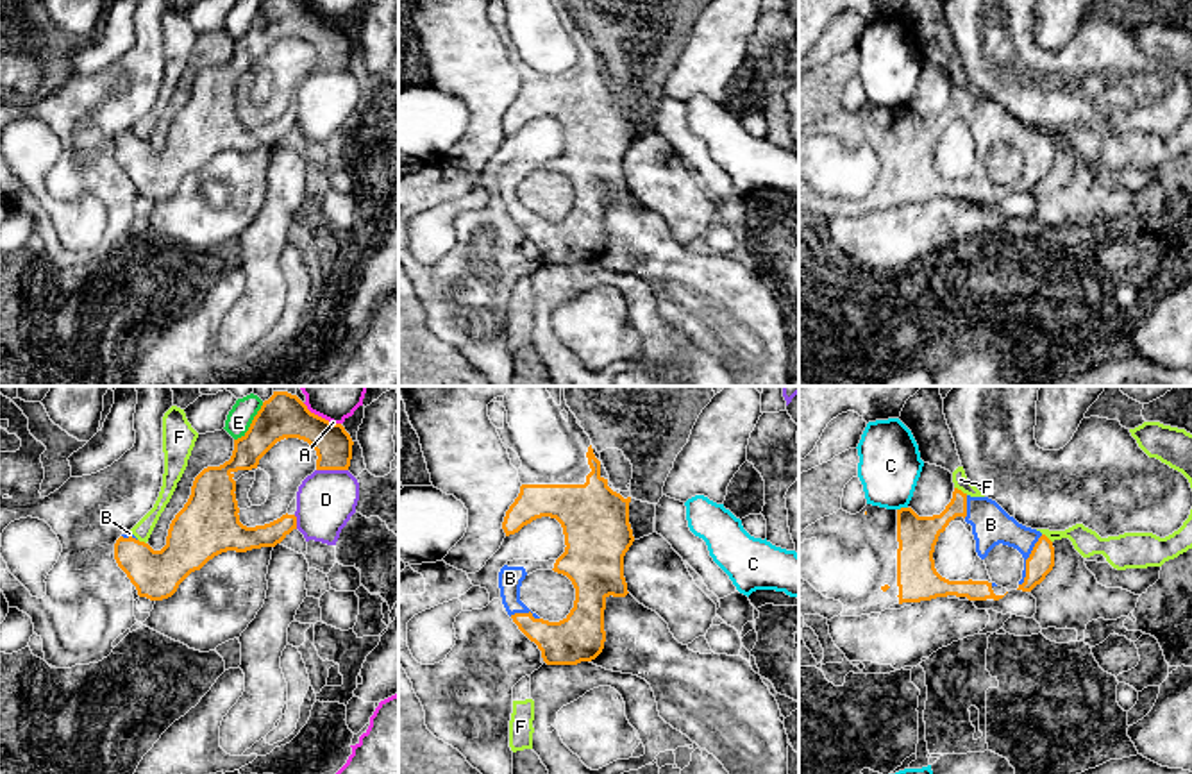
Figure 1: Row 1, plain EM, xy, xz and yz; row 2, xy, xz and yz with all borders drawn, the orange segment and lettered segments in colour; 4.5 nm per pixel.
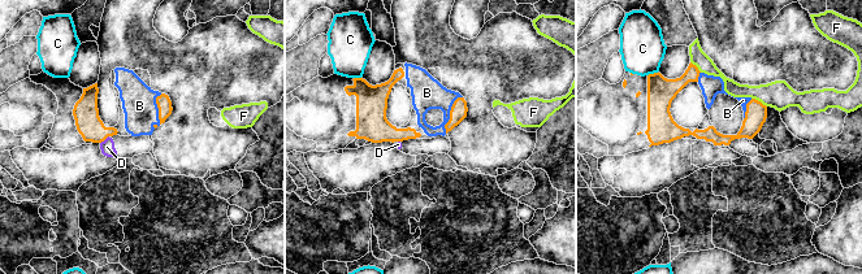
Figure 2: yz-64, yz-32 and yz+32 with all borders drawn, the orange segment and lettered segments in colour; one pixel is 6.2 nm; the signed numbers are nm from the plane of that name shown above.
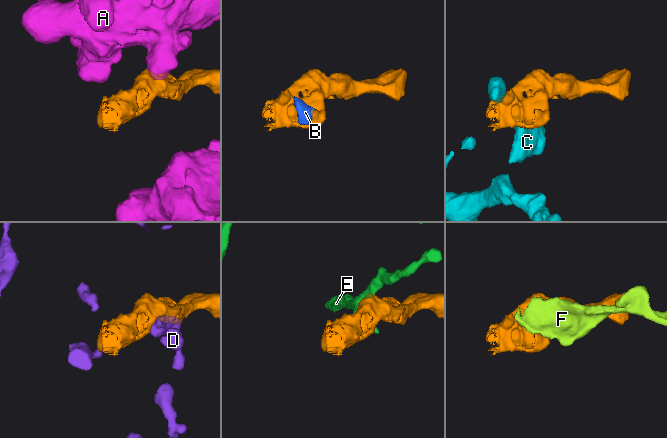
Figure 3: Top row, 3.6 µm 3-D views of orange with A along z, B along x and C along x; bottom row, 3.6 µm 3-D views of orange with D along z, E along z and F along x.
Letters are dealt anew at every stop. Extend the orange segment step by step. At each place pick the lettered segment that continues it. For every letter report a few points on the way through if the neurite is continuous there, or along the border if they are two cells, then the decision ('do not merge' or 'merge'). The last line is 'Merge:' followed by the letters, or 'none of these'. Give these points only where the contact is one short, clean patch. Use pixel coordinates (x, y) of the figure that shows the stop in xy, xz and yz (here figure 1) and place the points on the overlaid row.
A: do not merge
B: merge
C: do not merge
D: do not merge
E: do not merge
F: do not merge
Merge: B

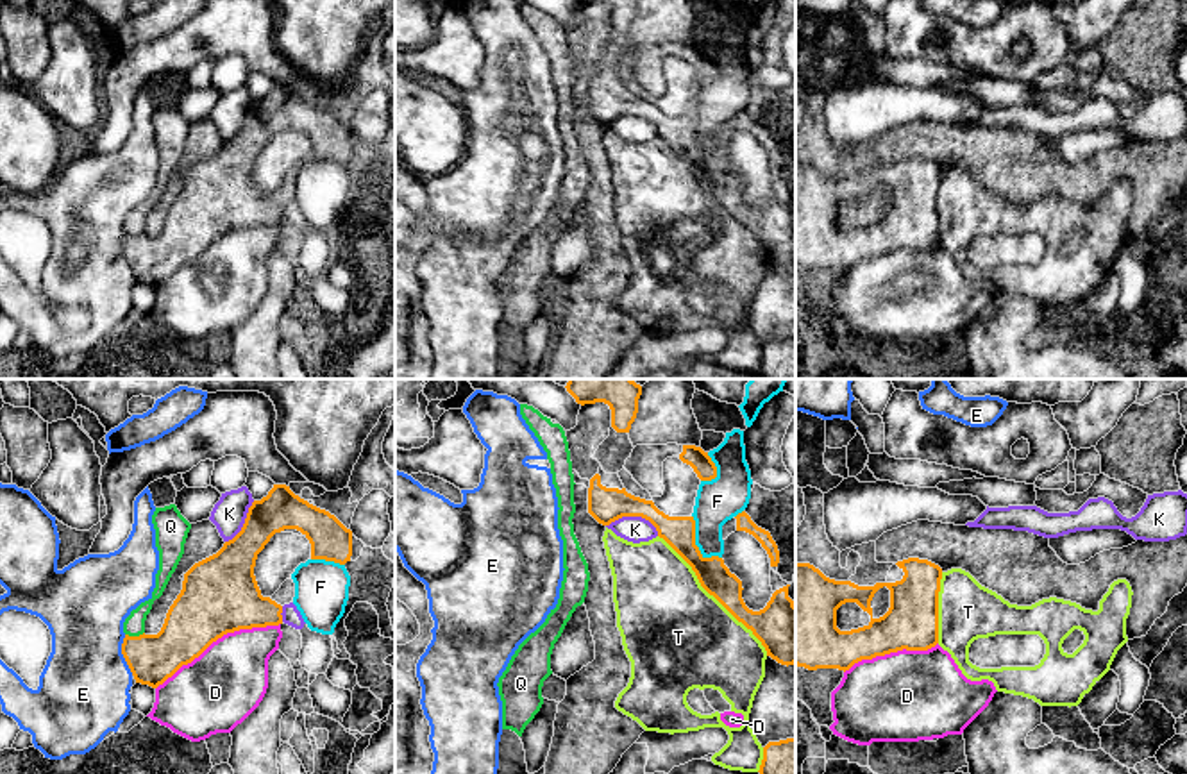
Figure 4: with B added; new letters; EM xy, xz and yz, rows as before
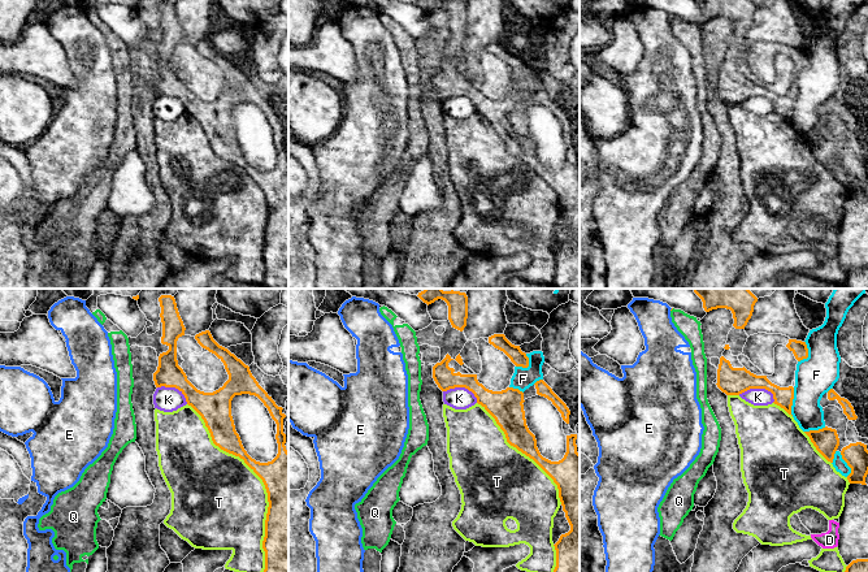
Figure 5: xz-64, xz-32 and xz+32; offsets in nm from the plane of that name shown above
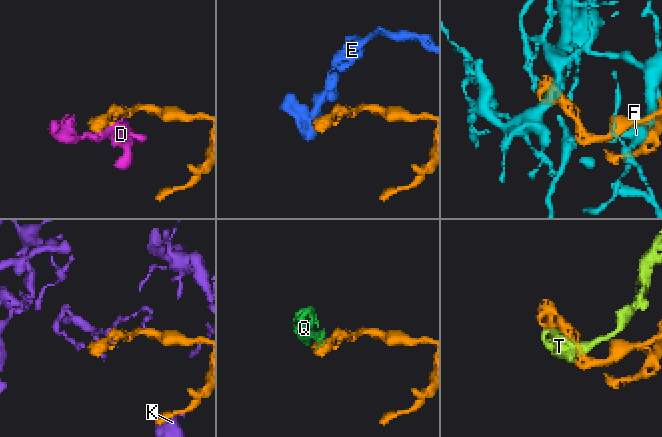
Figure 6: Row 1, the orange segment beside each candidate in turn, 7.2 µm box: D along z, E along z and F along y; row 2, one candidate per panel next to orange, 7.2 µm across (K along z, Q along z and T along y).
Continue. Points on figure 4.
D: do not merge
E: do not merge
F: do not merge
K: do not merge
Q: border along xy (143, 631), (126, 635); do not merge
T: do not merge
Merge: none of these

